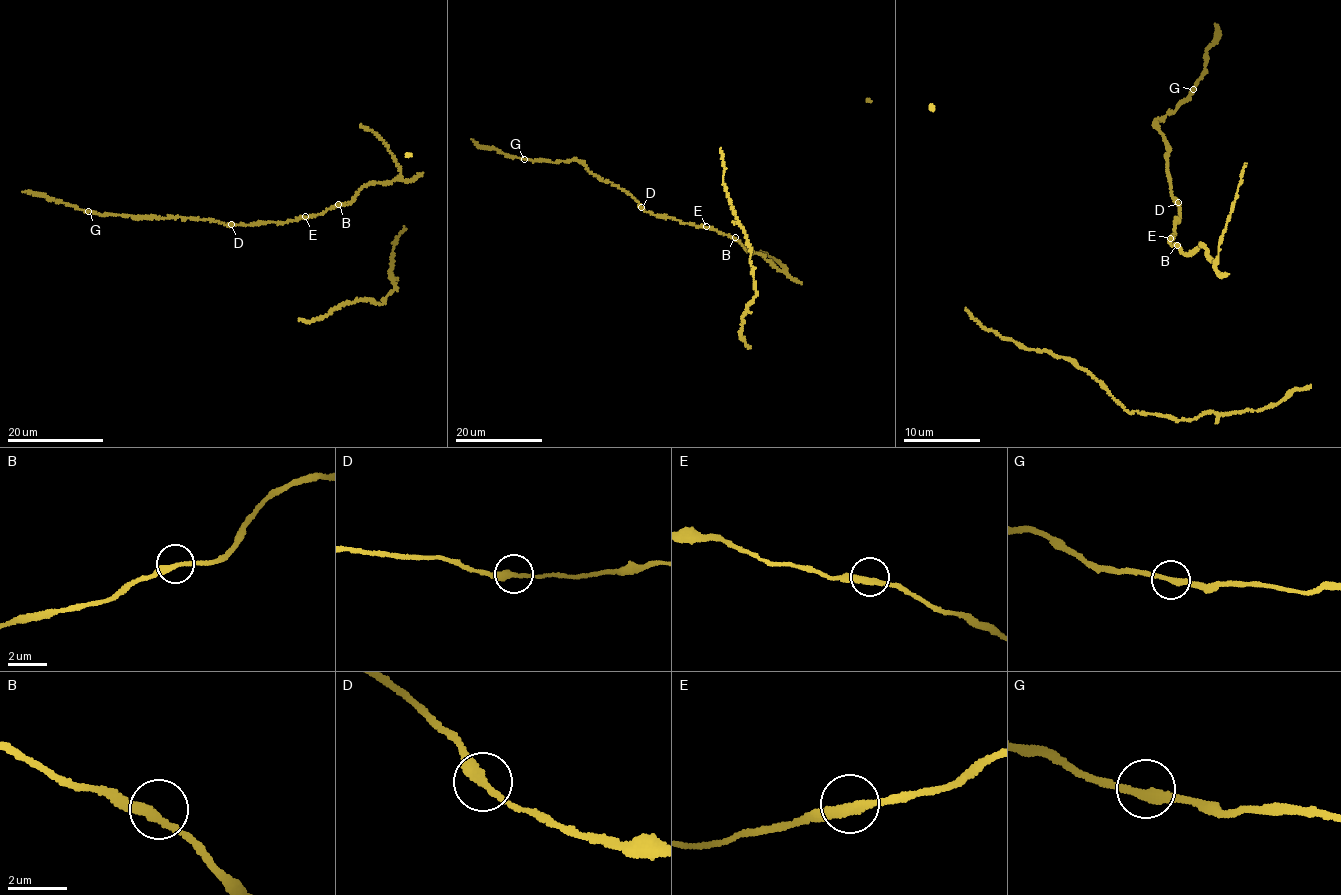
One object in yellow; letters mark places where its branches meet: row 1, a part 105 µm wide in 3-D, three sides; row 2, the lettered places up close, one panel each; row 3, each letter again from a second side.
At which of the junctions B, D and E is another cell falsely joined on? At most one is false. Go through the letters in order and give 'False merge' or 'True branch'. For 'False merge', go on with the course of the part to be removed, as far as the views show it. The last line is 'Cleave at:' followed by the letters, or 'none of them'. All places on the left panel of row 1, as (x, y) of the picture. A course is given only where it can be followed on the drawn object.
B: True branch
D: False merge. Course of the part to remove: (231, 224), (85, 212), (23, 192)
E: True branch
Cleave at: D

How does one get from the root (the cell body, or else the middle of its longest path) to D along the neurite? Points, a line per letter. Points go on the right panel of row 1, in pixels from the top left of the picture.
D: (1170, 243), (1181, 213), (1177, 202)

